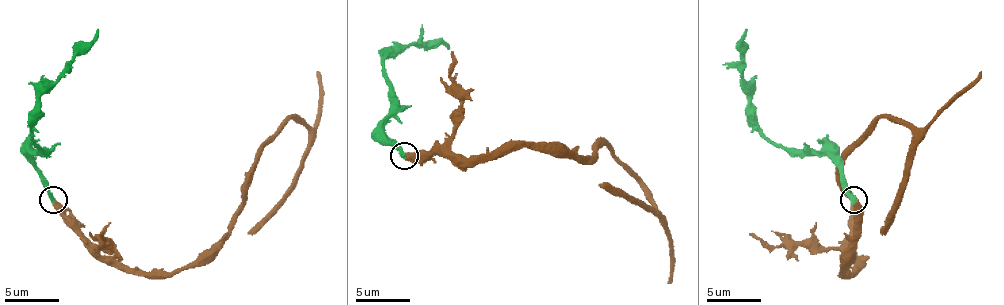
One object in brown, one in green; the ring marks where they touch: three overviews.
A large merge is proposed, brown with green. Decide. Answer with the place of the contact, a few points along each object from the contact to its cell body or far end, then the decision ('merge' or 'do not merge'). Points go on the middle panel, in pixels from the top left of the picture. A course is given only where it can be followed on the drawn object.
at (404, 156); brown runs (403, 155), (560, 147), (590, 158), (606, 147), (660, 214), (598, 185); green runs (403, 155), (382, 128), (390, 112), (384, 60), (409, 44), (444, 44), (449, 49); merge

